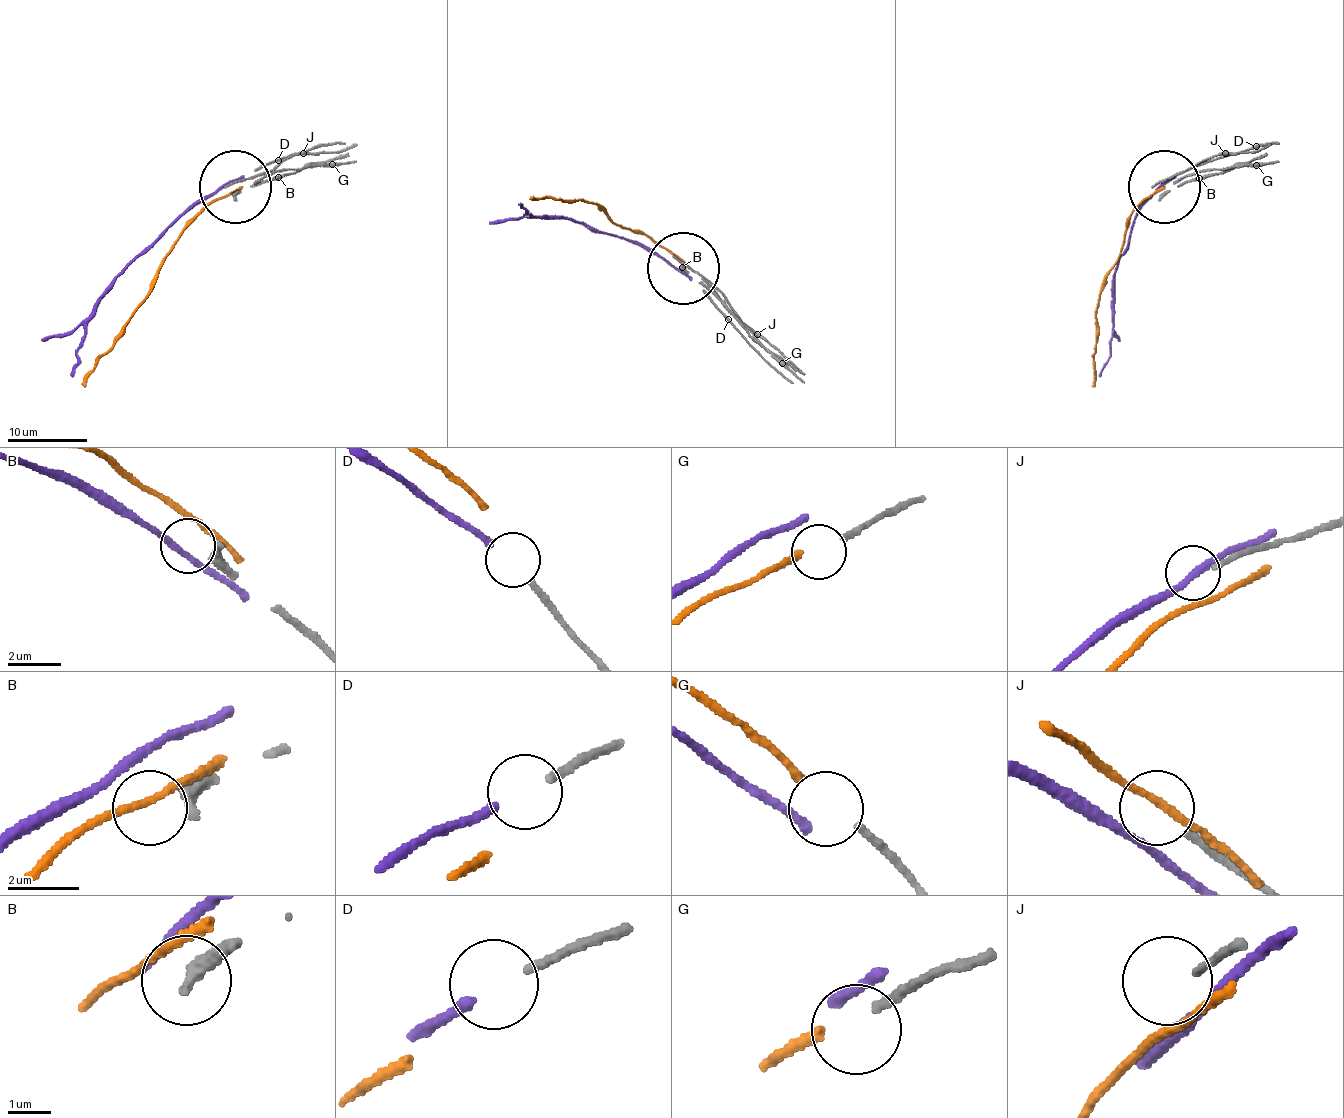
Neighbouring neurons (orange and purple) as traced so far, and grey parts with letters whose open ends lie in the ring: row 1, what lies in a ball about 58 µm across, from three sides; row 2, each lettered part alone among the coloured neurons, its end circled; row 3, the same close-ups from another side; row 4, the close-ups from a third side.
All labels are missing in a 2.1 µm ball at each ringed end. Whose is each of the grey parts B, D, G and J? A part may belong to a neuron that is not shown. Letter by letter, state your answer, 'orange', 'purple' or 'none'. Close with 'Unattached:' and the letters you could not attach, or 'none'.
B: none
D: purple
G: orange
J: none
Unattached: B, J

